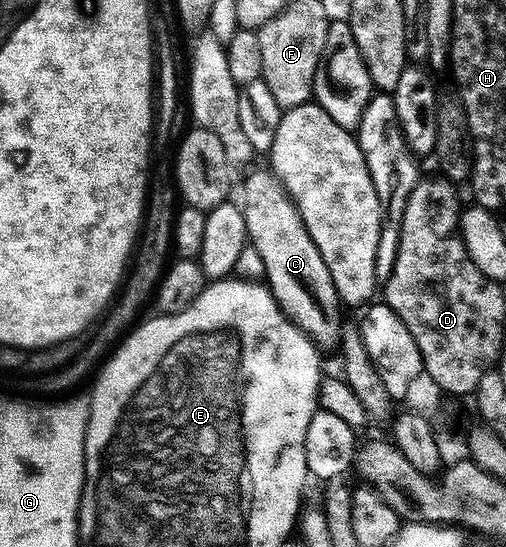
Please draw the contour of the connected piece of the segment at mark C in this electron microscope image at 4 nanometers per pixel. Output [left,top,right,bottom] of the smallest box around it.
[242,171,342,349]

